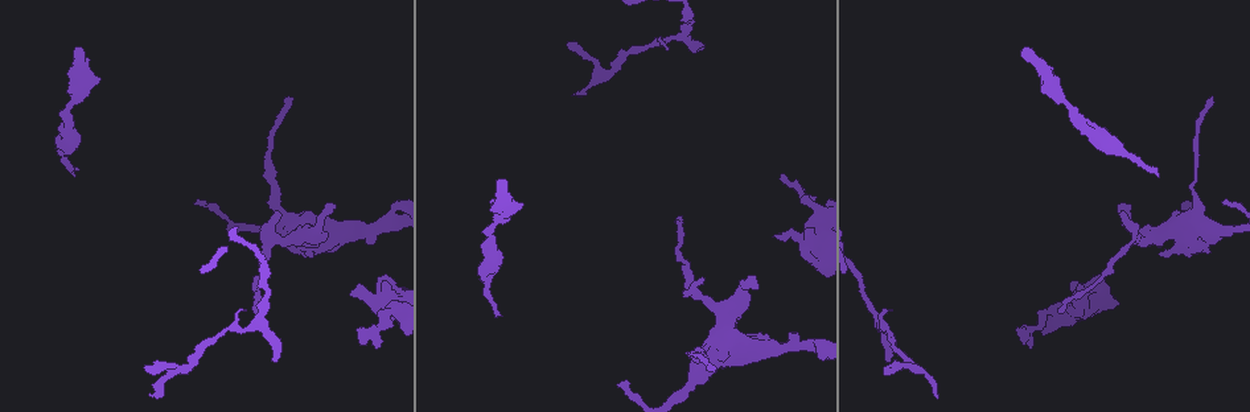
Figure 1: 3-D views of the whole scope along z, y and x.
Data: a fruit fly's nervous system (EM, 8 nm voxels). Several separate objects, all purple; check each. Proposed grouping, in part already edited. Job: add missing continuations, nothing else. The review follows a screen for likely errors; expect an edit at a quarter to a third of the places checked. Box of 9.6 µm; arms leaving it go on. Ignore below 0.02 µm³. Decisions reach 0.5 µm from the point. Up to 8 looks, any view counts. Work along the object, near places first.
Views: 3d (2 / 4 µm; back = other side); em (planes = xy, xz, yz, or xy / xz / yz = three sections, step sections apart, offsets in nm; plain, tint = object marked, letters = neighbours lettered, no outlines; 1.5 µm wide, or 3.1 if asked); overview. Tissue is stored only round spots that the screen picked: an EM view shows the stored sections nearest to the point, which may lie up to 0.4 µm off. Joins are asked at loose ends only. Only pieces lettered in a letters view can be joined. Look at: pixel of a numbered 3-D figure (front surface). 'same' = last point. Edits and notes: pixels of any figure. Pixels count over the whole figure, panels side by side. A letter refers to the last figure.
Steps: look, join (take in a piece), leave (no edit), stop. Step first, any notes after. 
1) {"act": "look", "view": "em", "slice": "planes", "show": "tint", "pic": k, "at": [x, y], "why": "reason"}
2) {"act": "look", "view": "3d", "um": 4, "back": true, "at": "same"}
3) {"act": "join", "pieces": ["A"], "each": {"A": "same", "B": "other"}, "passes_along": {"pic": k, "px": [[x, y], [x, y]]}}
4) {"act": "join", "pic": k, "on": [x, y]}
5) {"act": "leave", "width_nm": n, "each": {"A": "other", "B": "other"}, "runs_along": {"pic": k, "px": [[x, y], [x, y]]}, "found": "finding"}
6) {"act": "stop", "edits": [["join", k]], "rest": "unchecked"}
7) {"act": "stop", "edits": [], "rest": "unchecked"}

{"act": "look", "view": "3d", "um": 4, "pic": 1, "at": [799, 187], "why": "branch stops here"}

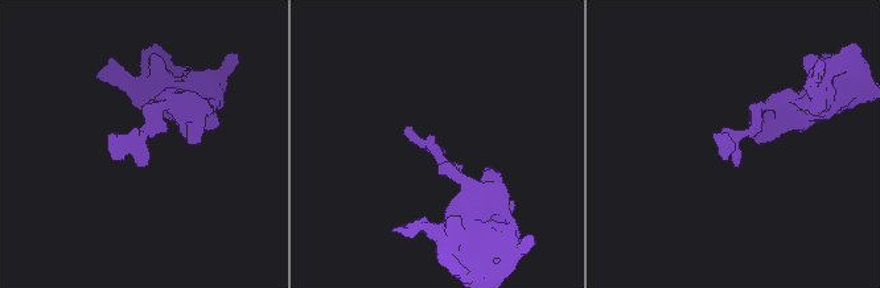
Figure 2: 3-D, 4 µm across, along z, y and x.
{"act": "look", "view": "em", "slice": "xz", "step": 8, "show": "tint", "pic": 2, "at": [140, 165], "why": "need the tissue"}

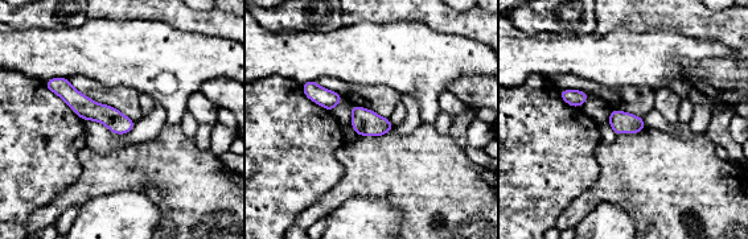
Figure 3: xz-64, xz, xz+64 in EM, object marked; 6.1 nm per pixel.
{"act": "look", "view": "em", "slice": "planes", "show": "letters", "at": "same"}

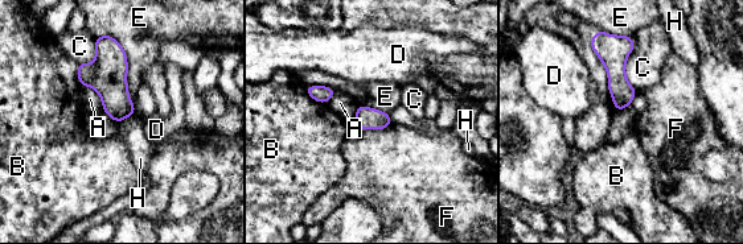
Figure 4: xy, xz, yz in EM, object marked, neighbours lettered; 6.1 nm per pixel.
{"act": "join", "pieces": ["A"], "width_nm": 120, "each": {"A": "same", "B": "other", "C": "other", "D": "other", "E": "other", "F": "other", "H": "other"}, "found": "it goes on there"}

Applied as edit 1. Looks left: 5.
{"act": "look", "view": "overview", "why": "redraw"}

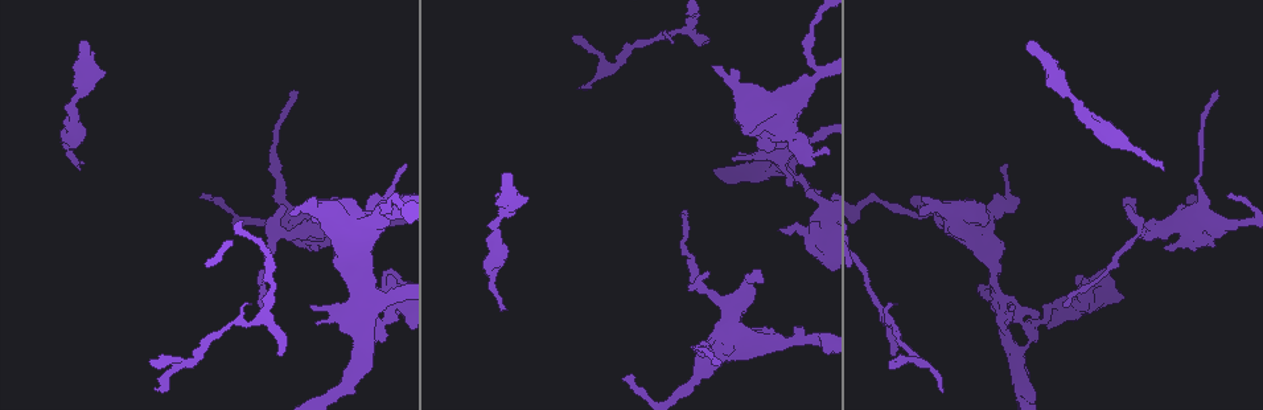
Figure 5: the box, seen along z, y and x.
{"act": "look", "view": "3d", "um": 2, "pic": 5, "at": [767, 149], "why": "thick end"}

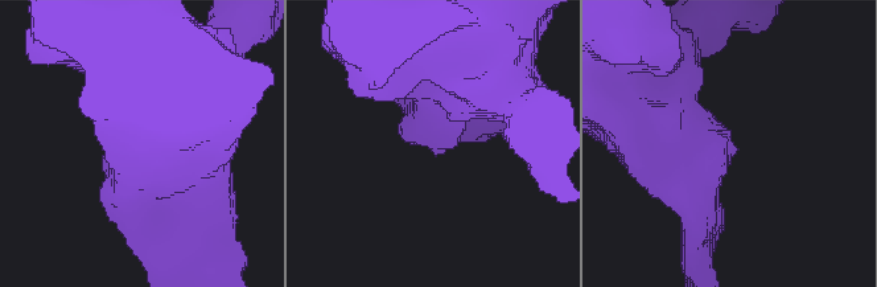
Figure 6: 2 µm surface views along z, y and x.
{"act": "look", "view": "em", "slice": "xy", "step": 8, "show": "tint", "pic": 6, "at": [731, 136], "why": "shape alone is not enough"}

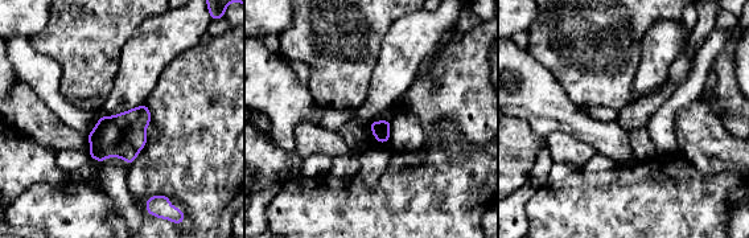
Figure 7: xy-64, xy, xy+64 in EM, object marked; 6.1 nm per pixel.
{"act": "look", "view": "em", "slice": "xy", "step": 8, "show": "letters", "at": "same"}

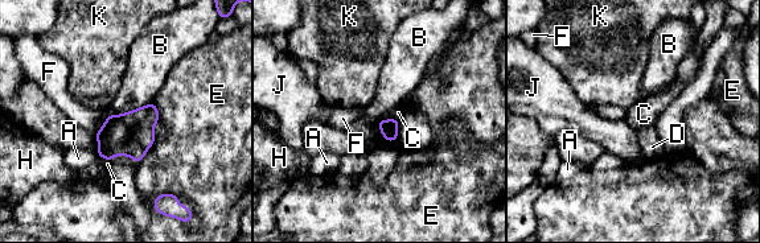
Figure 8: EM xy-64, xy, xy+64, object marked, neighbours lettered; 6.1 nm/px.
{"act": "leave", "each": {"A": "other", "B": "other", "C": "other", "D": "other", "E": "other", "F": "other", "H": "other", "J": "other", "K": "other"}, "border": {"pic": 8, "px": [[399, 118], [380, 119]]}, "found": "none of them fits"}

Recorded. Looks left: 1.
{"act": "stop", "edits": [["join", 4]], "rest": "unchecked"}

